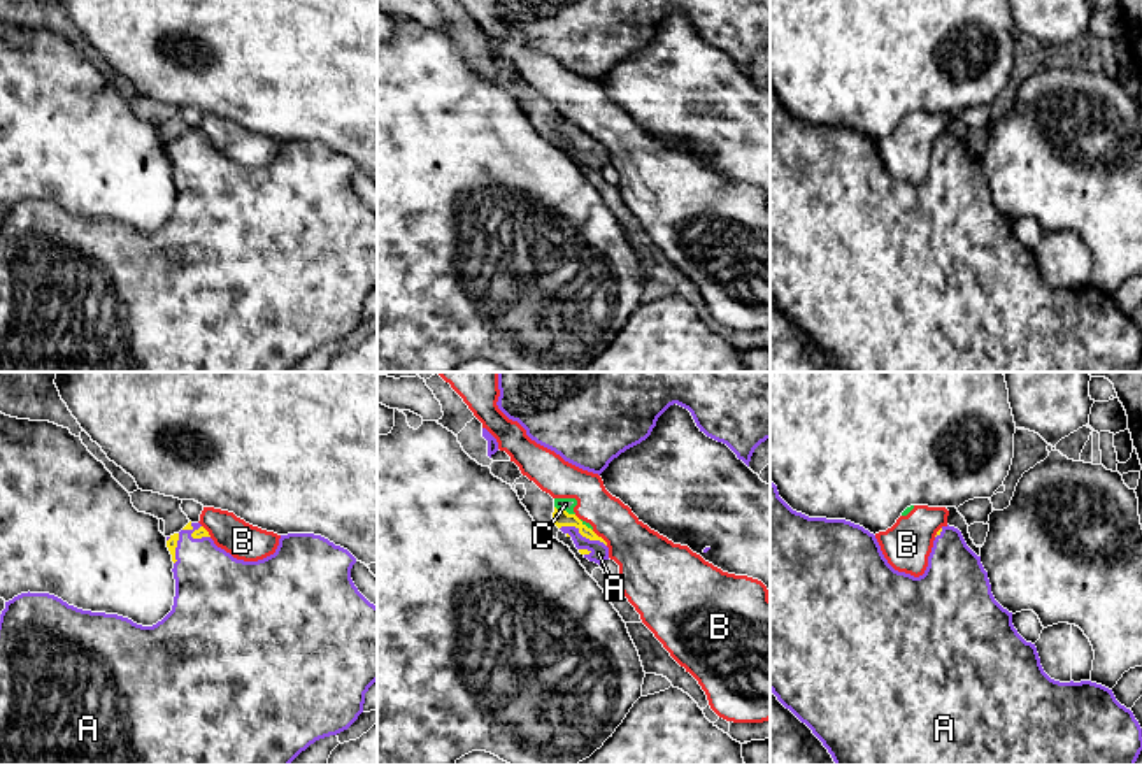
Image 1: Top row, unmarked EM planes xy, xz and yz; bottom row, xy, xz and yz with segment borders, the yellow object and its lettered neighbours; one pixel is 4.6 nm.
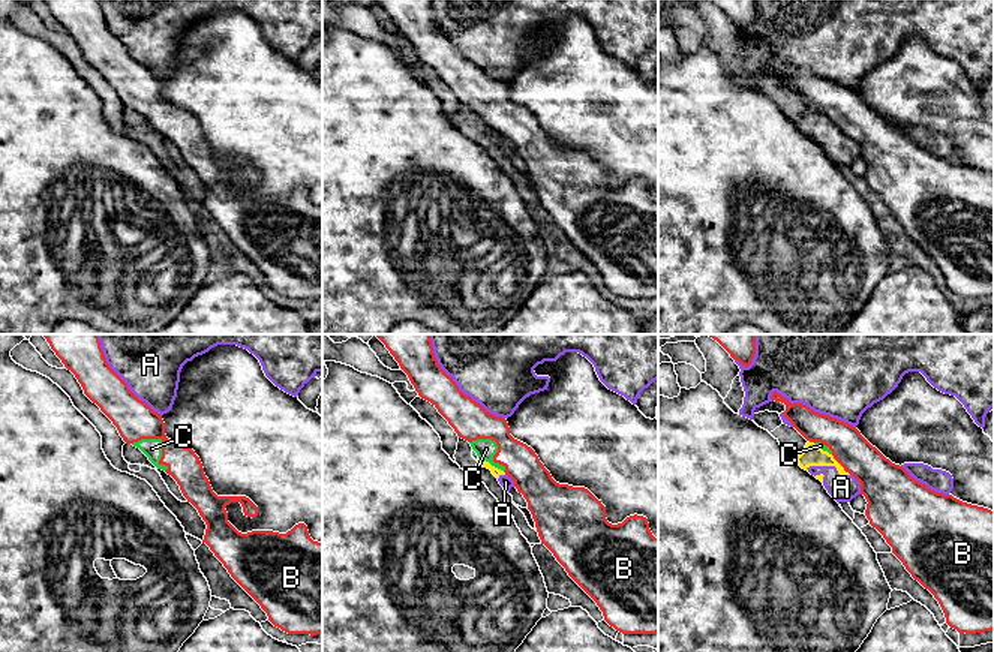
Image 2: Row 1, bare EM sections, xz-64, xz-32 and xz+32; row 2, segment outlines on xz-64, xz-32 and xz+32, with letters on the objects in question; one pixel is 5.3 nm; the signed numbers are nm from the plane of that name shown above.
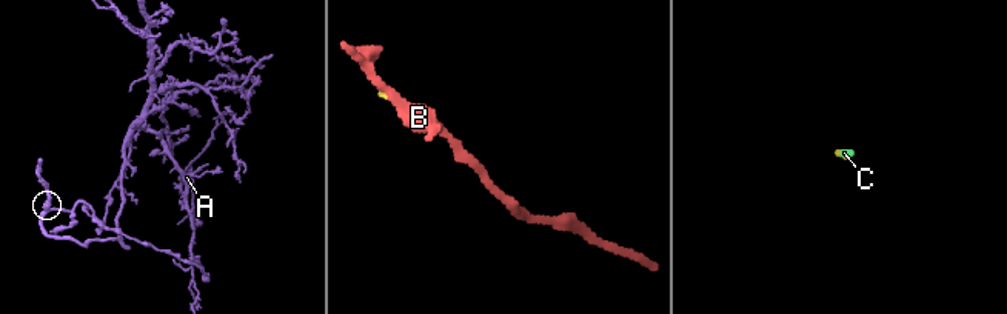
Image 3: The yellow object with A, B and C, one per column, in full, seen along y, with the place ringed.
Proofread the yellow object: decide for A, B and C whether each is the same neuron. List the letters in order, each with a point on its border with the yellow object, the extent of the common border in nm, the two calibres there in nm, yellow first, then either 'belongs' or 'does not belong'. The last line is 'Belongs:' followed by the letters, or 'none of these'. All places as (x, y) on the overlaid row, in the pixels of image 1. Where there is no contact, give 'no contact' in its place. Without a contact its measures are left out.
A: meets yellow in xz at (583, 536); contact 240 nm long; 80 nm thick on the yellow side, 80 nm on the other; belongs
B: meets yellow in xz at (600, 537); contact 100 nm long; 80 nm thick on the yellow side, 280 nm on the other; does not belong
C: meets yellow in xz at (565, 511); contact 100 nm long; 80 nm thick on the yellow side, 60 nm on the other; does not belong
Belongs: A

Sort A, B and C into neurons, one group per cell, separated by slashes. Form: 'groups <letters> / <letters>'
groups A / B C

